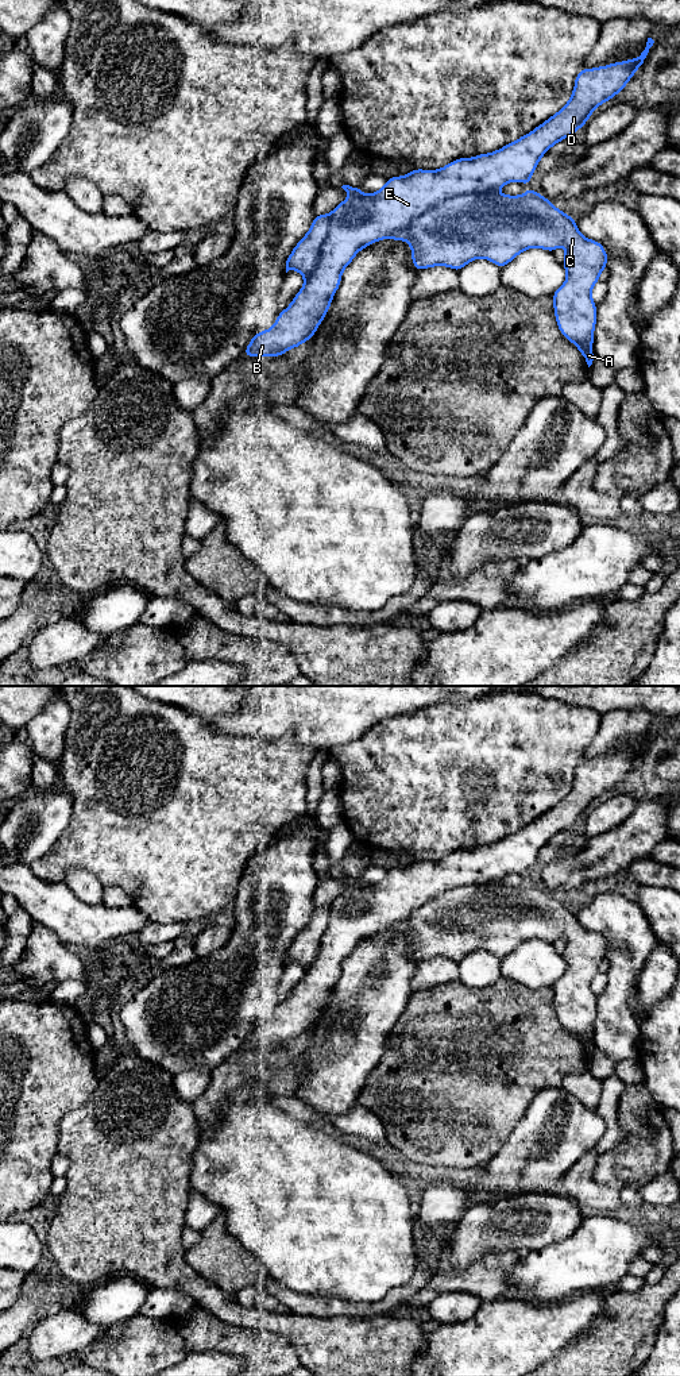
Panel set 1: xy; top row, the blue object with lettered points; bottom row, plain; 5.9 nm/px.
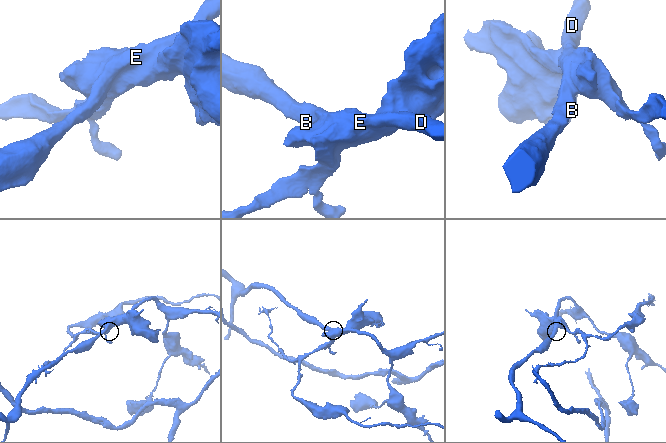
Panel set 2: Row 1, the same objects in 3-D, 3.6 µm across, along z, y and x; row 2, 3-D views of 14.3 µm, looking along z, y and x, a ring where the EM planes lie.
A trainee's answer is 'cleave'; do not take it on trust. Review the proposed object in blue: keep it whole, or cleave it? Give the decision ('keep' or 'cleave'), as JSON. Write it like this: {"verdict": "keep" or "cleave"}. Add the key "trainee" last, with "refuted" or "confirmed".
{"verdict": "keep", "trainee": "refuted"}

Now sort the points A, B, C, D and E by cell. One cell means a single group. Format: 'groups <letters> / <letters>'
groups A B C D E

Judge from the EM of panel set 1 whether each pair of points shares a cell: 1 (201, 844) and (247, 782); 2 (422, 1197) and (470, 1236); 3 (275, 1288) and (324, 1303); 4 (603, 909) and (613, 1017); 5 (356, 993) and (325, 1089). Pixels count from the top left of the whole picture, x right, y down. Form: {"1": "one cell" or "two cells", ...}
{"1": "one cell", "2": "two cells", "3": "one cell", "4": "one cell", "5": "one cell"}

